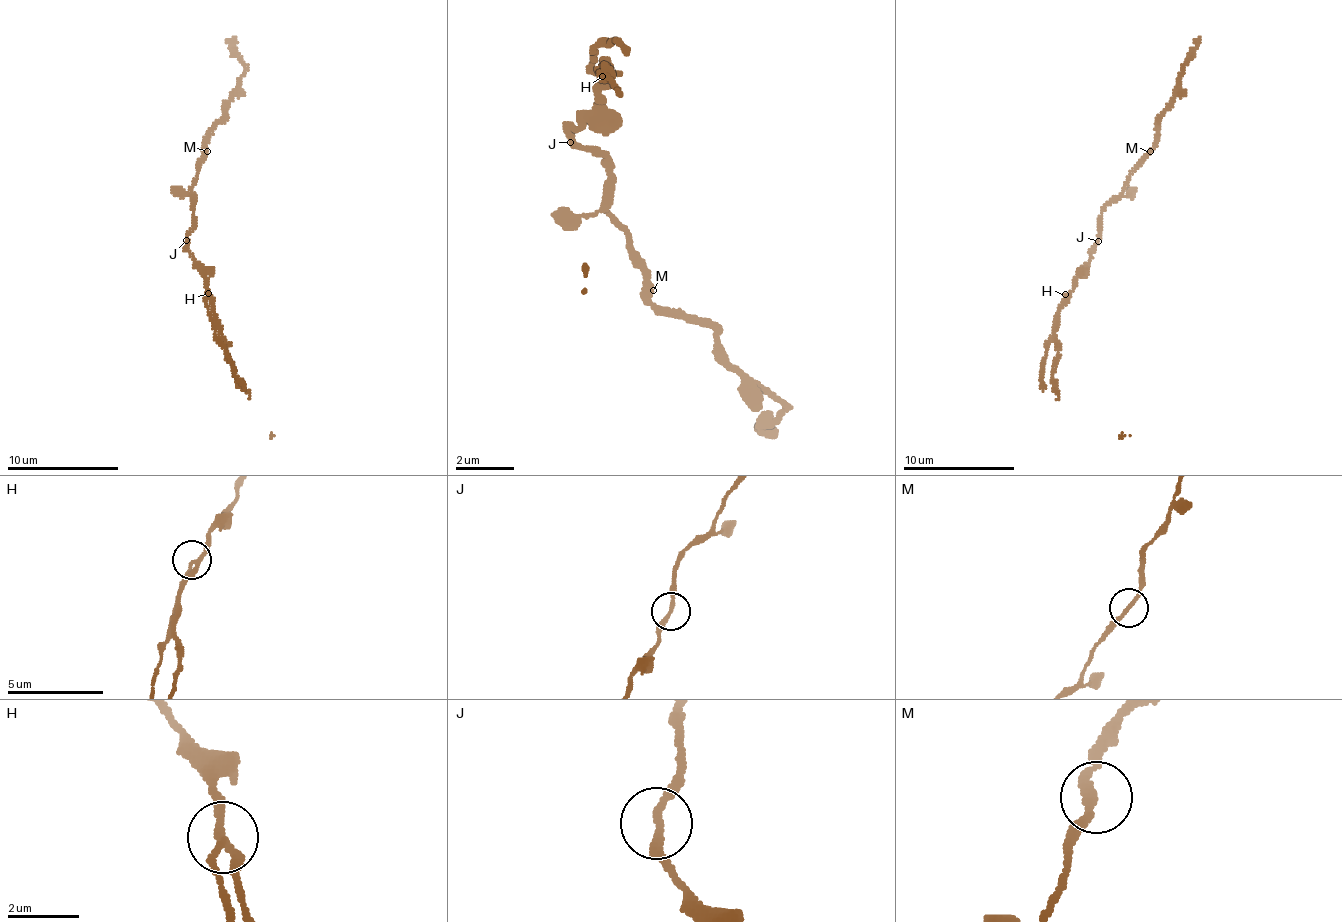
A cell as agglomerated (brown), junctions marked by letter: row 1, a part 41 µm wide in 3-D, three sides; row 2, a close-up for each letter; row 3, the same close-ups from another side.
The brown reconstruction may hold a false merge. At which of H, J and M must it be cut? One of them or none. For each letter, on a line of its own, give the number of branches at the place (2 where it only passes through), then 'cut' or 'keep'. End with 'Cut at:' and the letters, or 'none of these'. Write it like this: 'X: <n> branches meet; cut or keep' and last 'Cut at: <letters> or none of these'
H: 3 branches meet; cut
J: 2 branches meet; keep
M: 2 branches meet; keep
Cut at: H

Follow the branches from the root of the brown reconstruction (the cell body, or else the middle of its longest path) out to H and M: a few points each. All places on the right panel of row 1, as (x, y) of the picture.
H: (1094, 249), (1089, 266), (1074, 280), (1074, 288), (1064, 294)
M: (1094, 249), (1101, 227), (1101, 210), (1123, 191), (1127, 177), (1150, 151)

